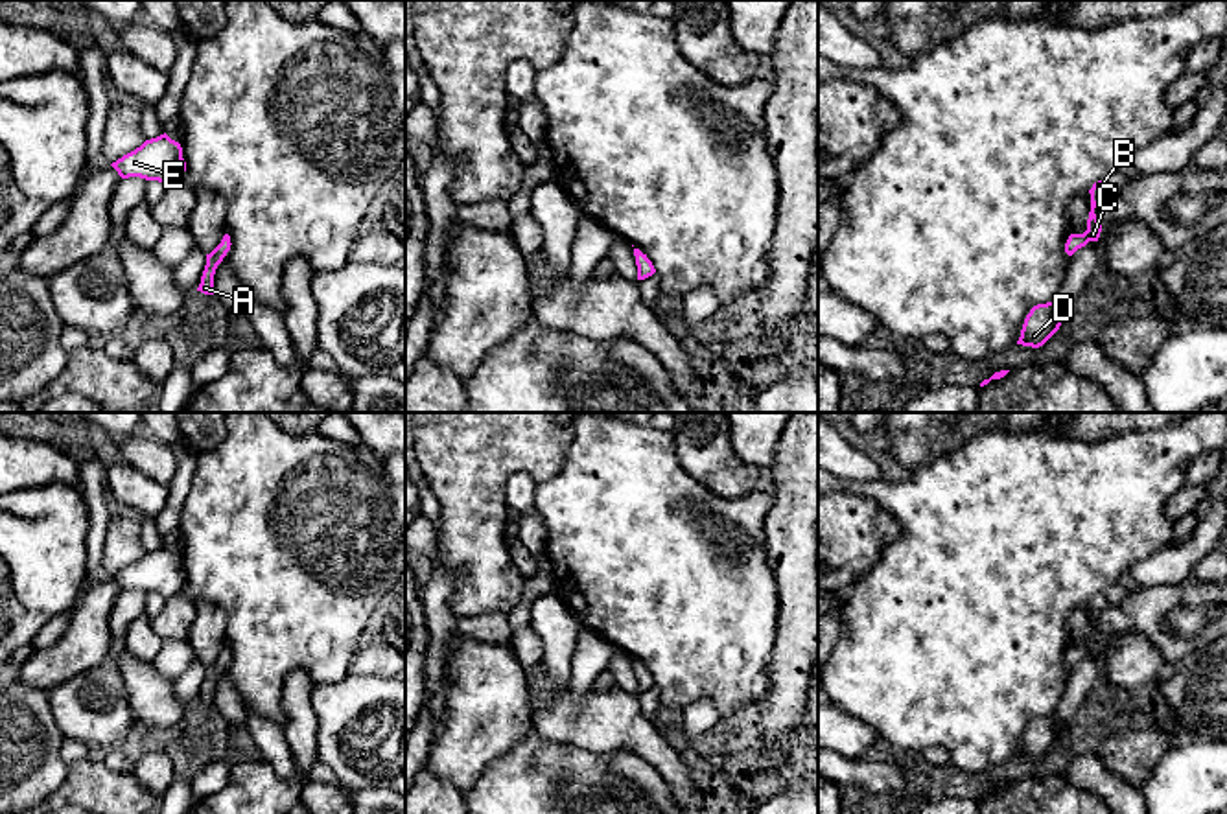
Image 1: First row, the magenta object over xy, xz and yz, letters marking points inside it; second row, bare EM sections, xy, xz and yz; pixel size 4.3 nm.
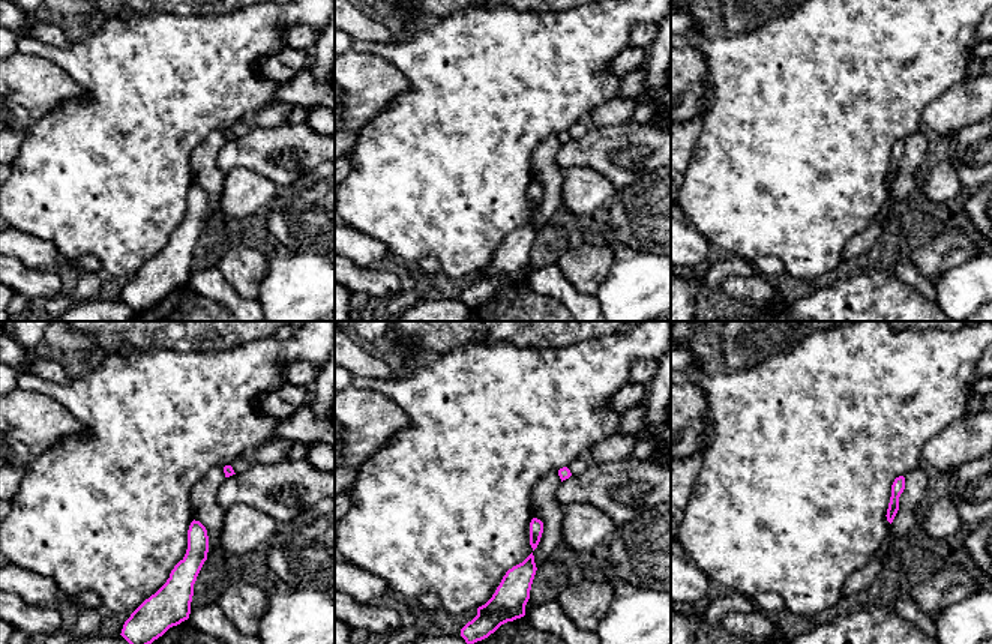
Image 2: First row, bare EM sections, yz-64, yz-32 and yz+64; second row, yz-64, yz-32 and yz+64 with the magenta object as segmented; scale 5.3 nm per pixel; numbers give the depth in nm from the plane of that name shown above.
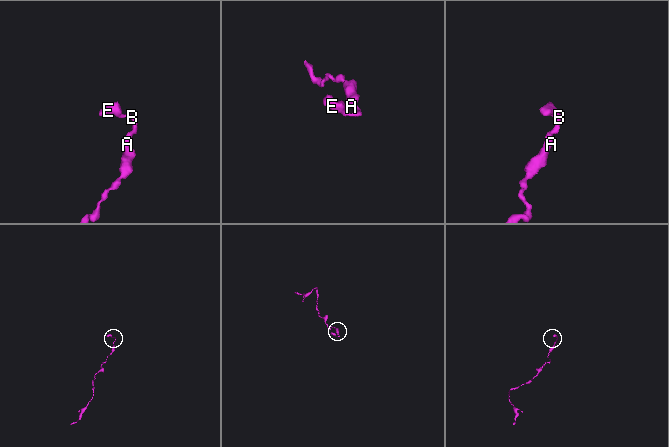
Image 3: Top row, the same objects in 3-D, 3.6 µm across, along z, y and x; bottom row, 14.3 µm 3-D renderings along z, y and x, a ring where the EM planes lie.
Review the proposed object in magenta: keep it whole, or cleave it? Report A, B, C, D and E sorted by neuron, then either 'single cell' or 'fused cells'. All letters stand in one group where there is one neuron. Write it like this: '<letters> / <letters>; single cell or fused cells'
A B C D E; single cell

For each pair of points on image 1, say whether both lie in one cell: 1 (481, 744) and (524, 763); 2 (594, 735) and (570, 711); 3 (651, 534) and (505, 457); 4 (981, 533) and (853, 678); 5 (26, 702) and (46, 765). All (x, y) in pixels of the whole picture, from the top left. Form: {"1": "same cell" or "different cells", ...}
{"1": "different cells", "2": "same cell", "3": "different cells", "4": "same cell", "5": "same cell"}

